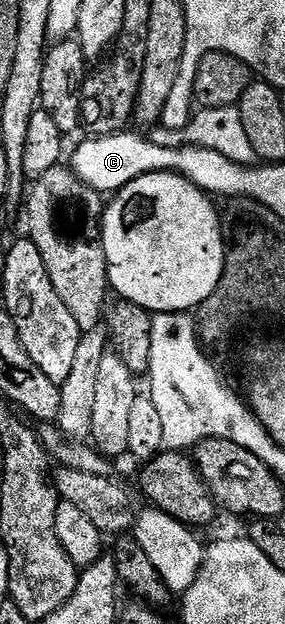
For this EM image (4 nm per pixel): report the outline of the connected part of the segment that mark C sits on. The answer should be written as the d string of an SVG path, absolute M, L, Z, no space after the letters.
M122 131L107 137L92 136L81 142L75 149L69 167L81 182L91 186L93 190L107 195L122 189L127 183L133 182L135 178L151 173L178 173L181 177L187 178L193 185L199 186L208 194L219 196L225 199L225 185L237 185L237 177L261 177L261 173L269 173L265 165L239 165L219 155L218 152L207 148L195 148L194 145L185 145L183 148L158 147L146 138L139 138L129 135L129 132Z

